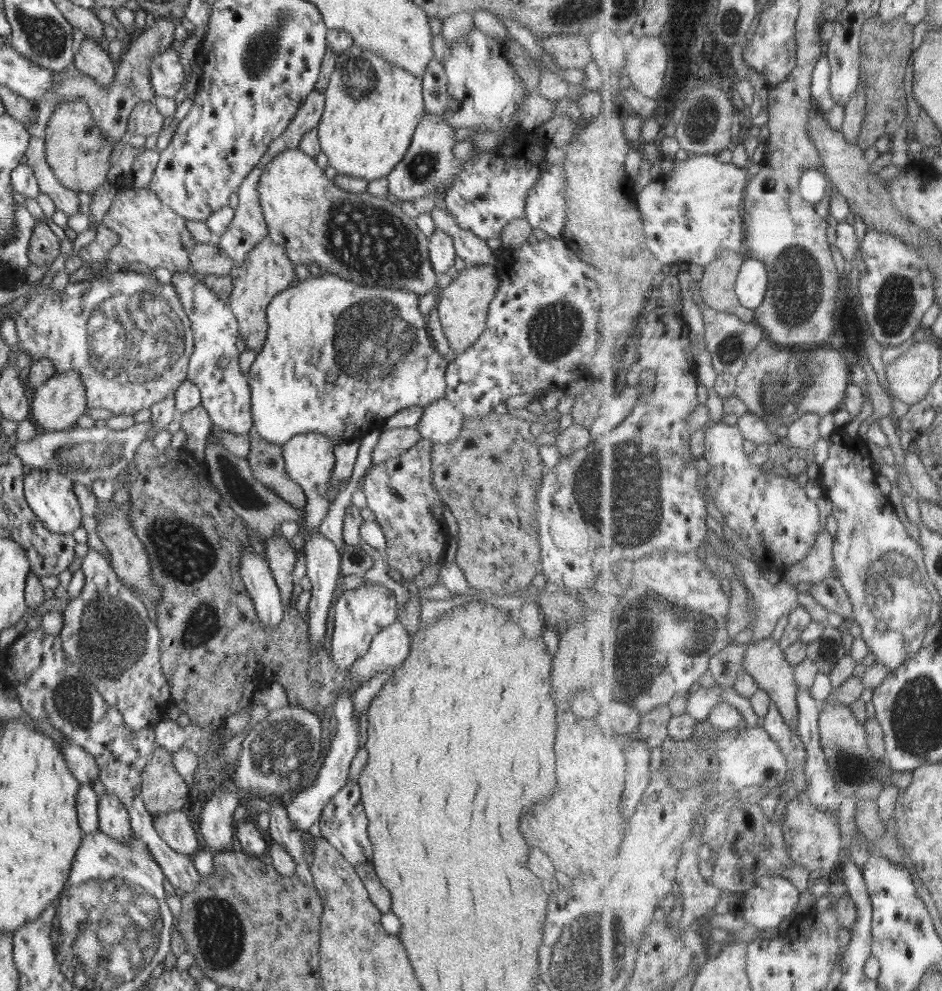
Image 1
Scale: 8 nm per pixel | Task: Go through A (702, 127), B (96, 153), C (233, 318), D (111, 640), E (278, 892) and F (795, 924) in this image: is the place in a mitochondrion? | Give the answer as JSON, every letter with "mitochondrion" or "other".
{"A":"mitochondrion","B":"mitochondrion","C":"other","D":"mitochondrion","E":"other","F":"other"}

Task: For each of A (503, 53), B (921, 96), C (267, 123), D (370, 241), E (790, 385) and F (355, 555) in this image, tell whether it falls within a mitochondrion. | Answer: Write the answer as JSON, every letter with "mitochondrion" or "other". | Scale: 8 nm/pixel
{"A":"other","B":"other","C":"other","D":"mitochondrion","E":"mitochondrion","F":"mitochondrion"}

